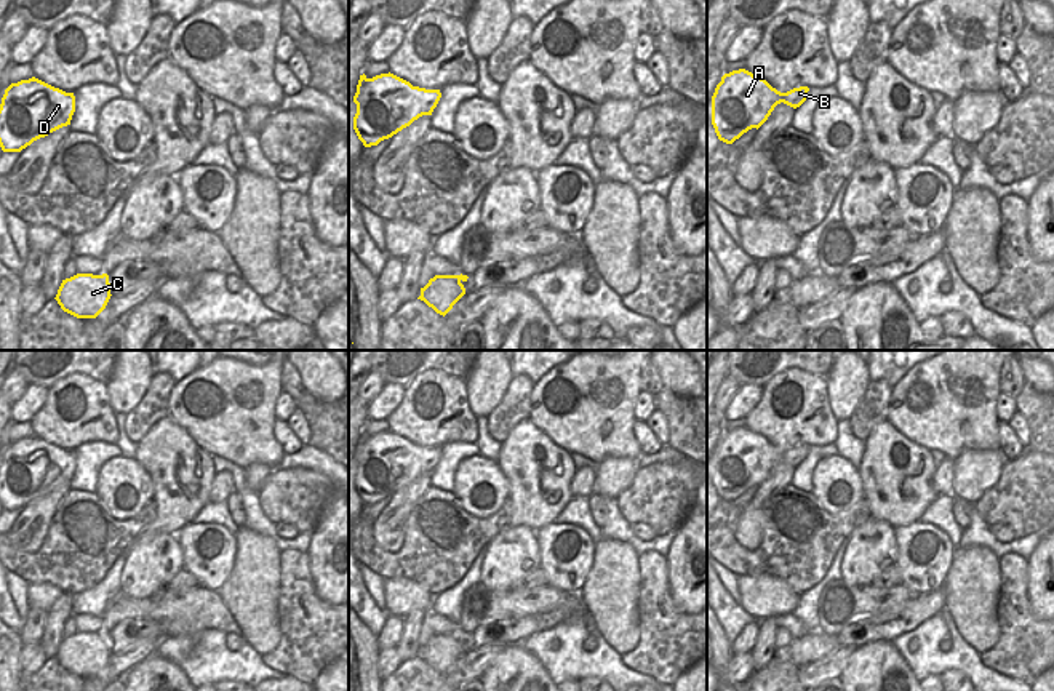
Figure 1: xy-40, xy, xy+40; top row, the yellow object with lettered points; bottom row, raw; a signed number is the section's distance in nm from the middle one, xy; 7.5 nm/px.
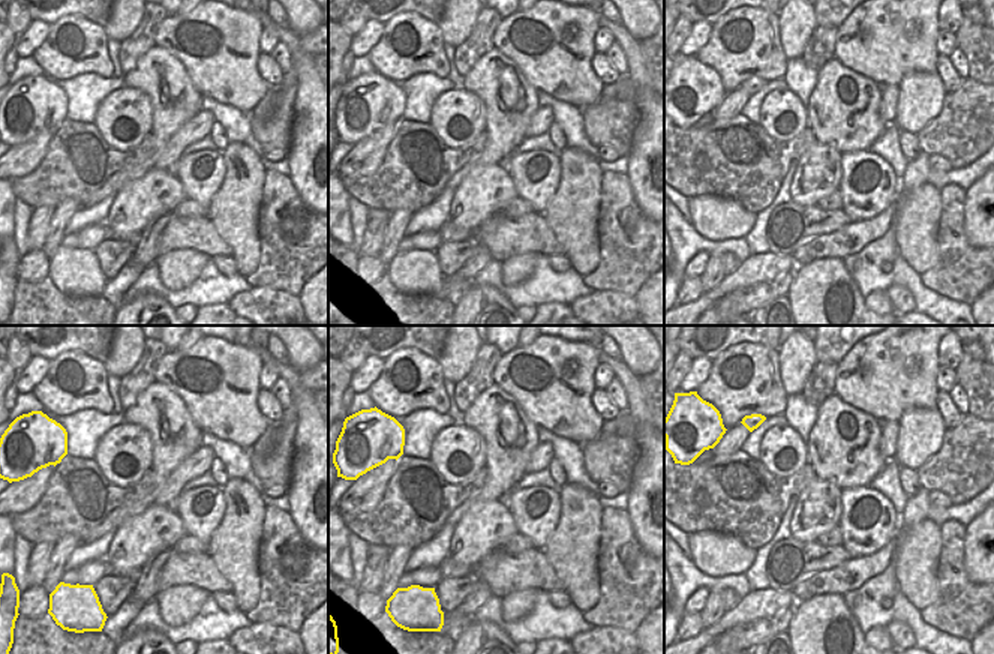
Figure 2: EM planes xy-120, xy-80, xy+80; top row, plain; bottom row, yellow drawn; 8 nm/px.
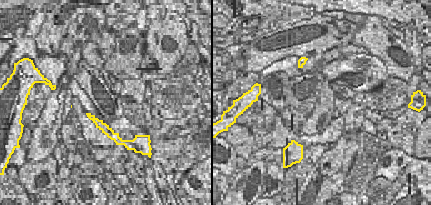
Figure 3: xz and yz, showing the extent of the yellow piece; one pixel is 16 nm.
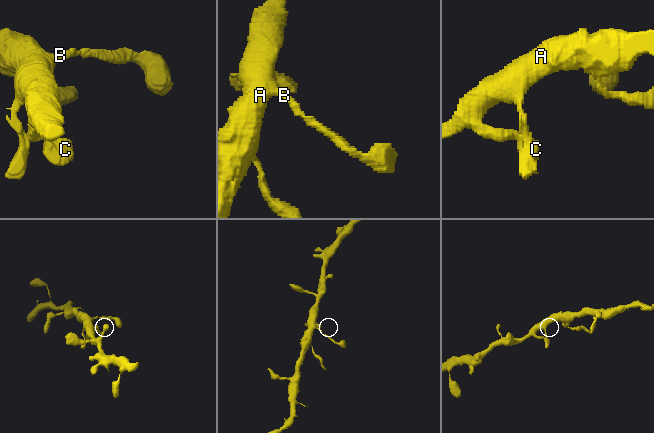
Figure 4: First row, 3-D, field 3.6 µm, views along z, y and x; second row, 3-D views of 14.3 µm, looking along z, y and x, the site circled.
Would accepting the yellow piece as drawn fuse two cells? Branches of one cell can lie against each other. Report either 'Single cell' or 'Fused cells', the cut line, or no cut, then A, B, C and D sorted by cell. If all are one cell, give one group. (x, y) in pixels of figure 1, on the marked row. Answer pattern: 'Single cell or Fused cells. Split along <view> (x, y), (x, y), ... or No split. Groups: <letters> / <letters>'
Single cell. No split. Groups: A B C D

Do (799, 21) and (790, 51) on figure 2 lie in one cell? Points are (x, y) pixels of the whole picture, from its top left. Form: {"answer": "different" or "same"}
{"answer": "same"}

